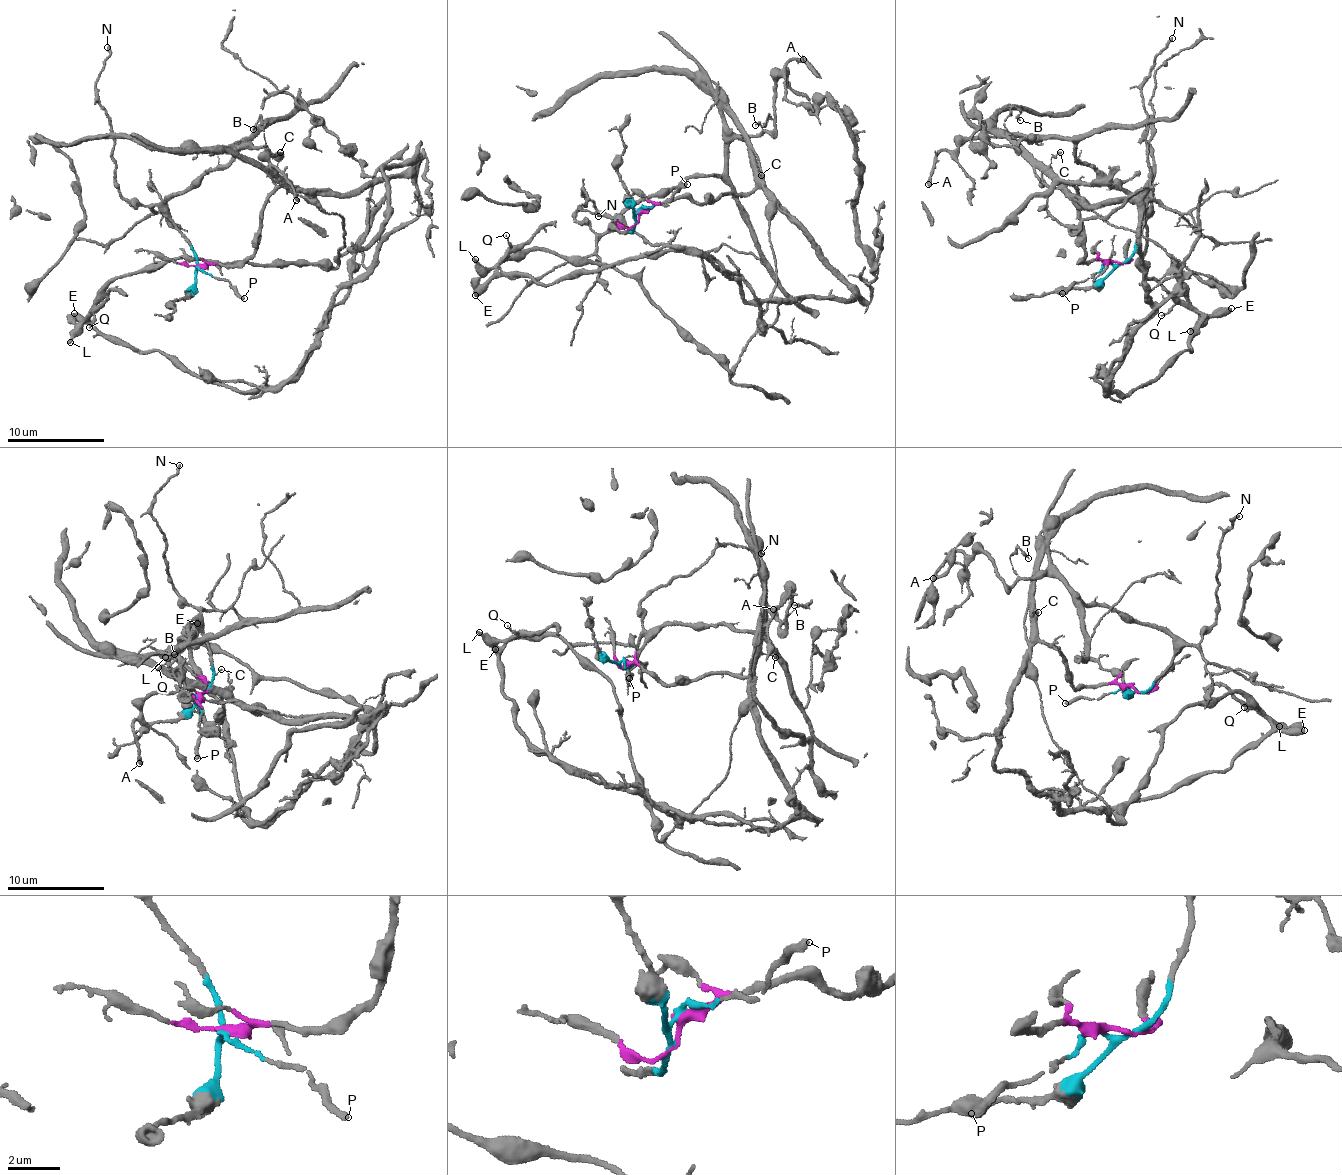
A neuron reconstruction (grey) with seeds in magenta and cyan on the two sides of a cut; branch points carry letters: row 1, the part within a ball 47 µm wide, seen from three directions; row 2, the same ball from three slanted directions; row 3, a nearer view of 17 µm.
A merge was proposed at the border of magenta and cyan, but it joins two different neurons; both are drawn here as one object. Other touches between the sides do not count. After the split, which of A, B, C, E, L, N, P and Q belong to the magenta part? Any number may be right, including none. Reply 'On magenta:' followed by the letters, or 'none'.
On magenta: C, E, L, Q

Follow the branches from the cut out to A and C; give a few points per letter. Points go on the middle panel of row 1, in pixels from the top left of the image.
A: (636, 219), (632, 232), (618, 230), (643, 199), (723, 171), (735, 138), (774, 127), (776, 81), (803, 59)
C: (638, 219), (656, 204), (693, 198), (705, 202), (724, 194), (748, 192), (754, 182), (757, 165), (761, 176)

